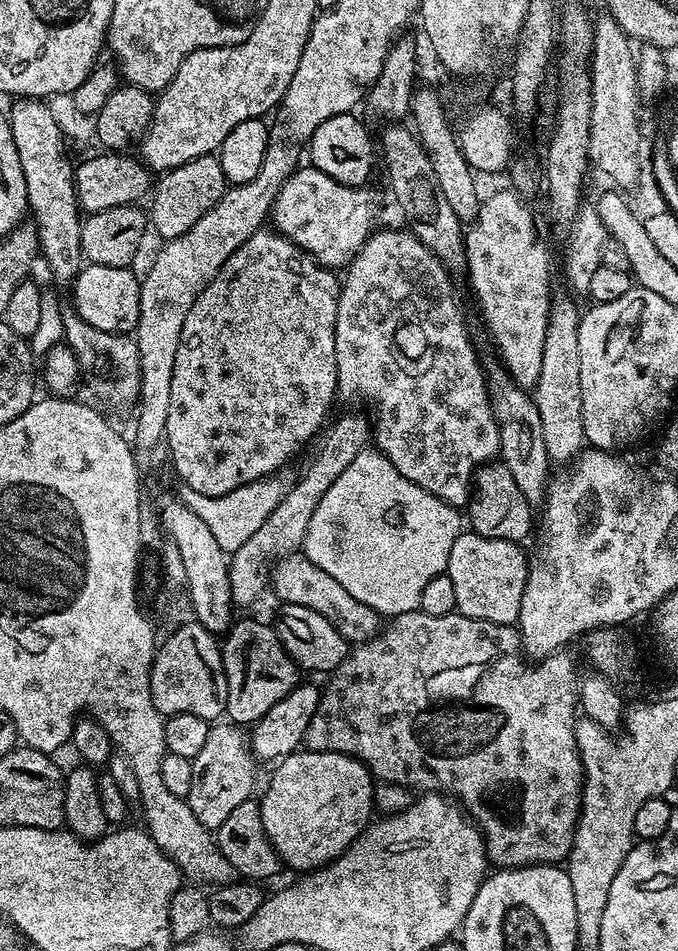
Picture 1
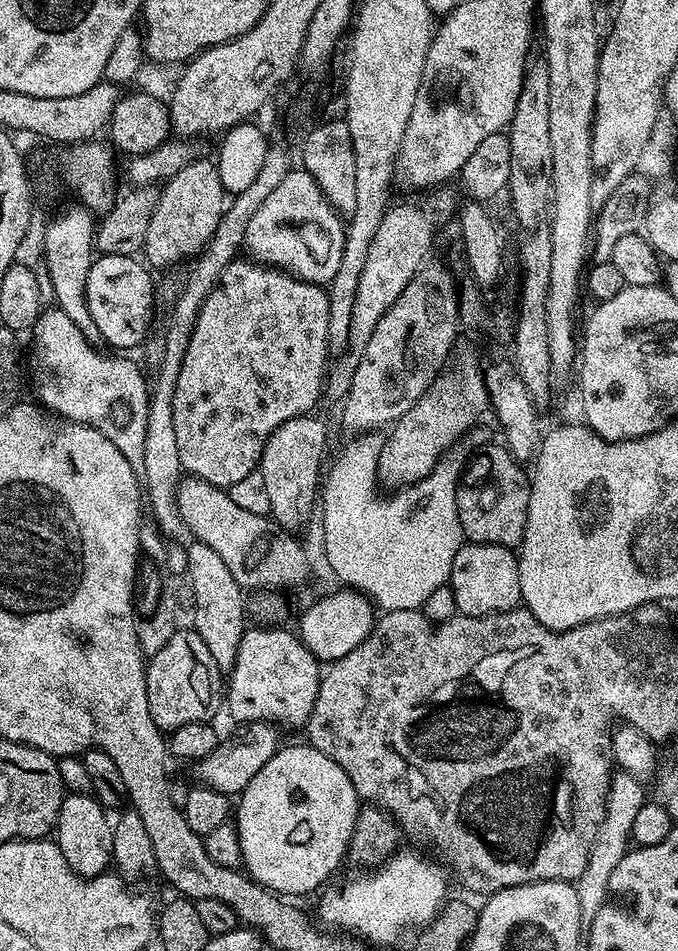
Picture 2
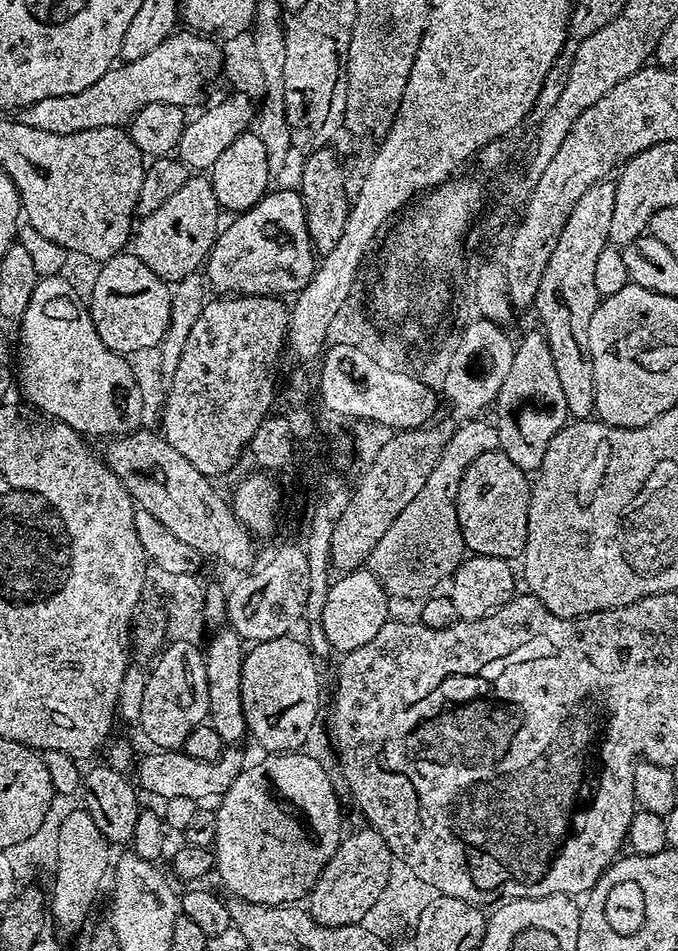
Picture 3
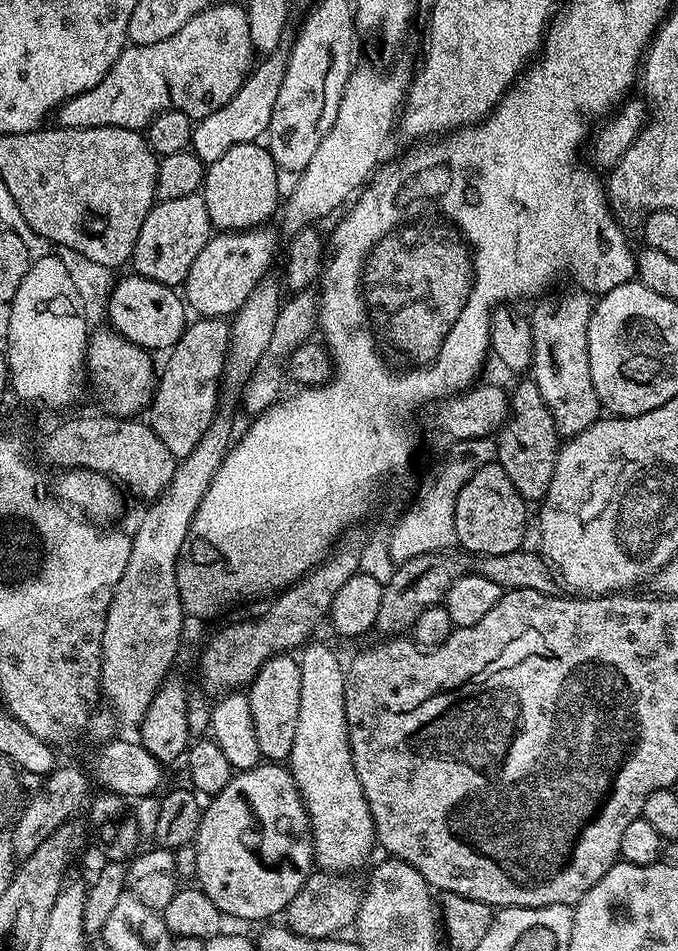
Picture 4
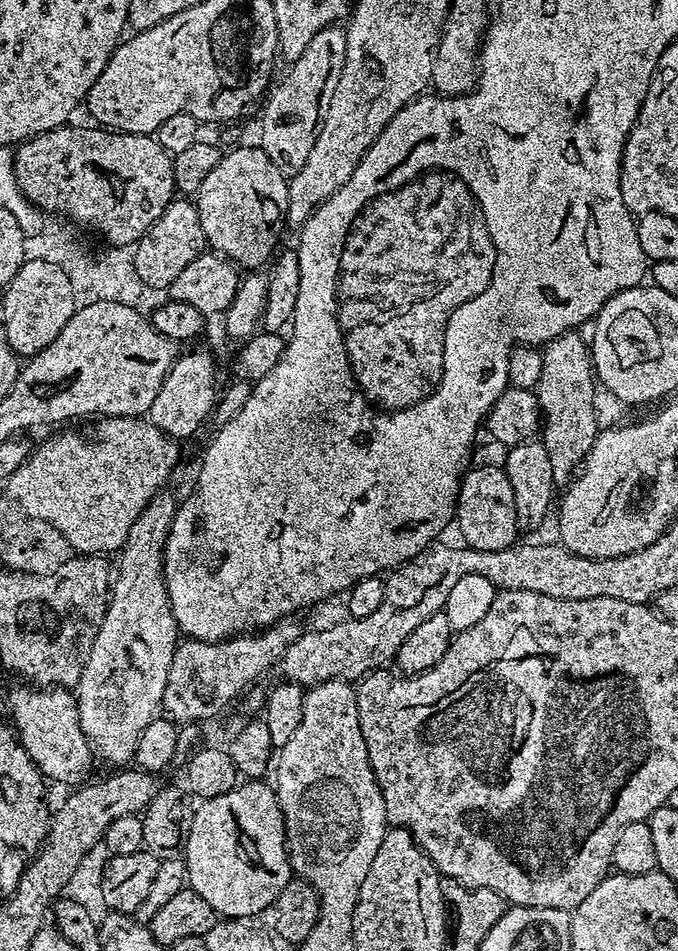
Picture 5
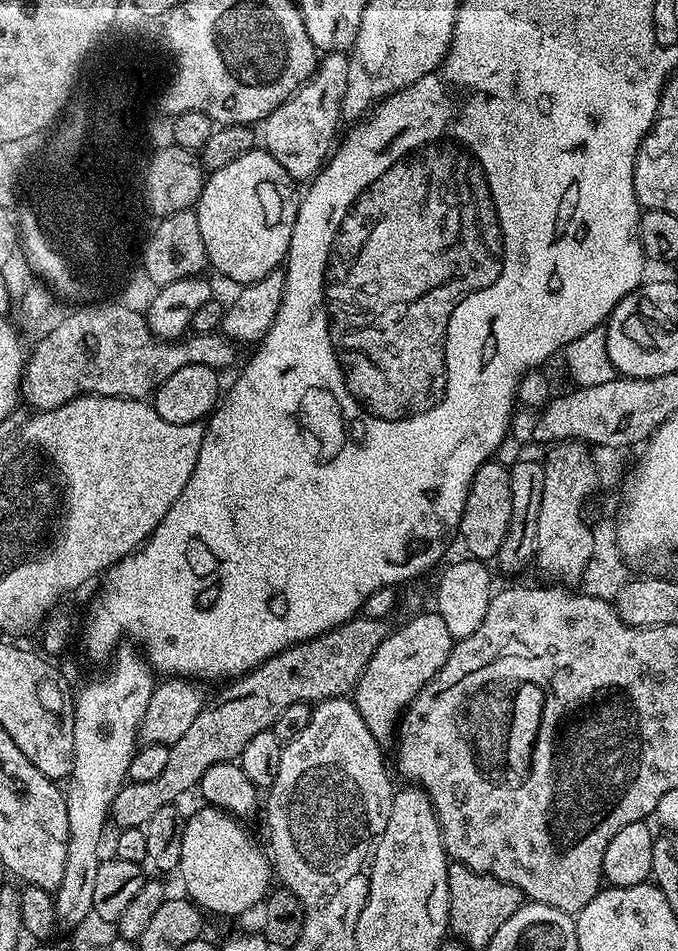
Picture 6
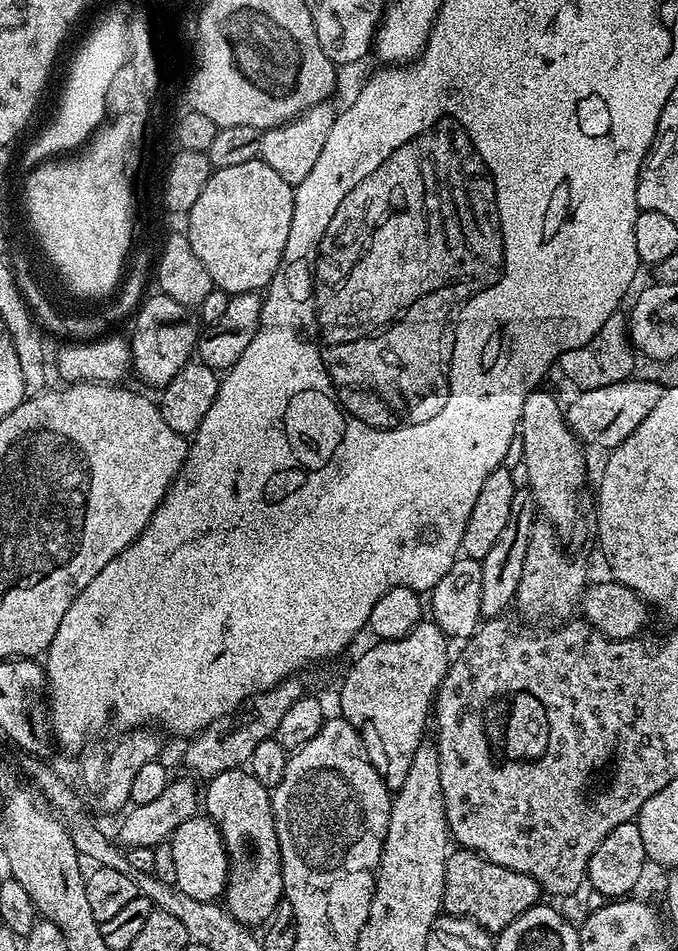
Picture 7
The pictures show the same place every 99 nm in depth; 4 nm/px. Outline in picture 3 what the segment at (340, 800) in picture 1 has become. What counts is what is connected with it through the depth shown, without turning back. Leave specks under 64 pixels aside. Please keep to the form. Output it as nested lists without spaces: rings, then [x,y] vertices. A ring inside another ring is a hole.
[[[301,750],[265,755],[265,760],[258,761],[253,768],[245,767],[234,786],[215,805],[214,872],[237,900],[247,904],[295,905],[311,892],[318,874],[336,853],[342,839],[340,800],[327,770],[306,753]]]

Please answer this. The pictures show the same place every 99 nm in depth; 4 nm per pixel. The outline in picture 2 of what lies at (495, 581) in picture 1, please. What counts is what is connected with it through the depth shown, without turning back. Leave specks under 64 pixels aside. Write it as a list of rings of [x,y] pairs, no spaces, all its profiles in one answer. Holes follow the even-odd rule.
[[[461,544],[458,554],[454,554],[450,587],[454,590],[459,615],[494,616],[498,612],[509,612],[521,603],[517,553],[493,544]]]

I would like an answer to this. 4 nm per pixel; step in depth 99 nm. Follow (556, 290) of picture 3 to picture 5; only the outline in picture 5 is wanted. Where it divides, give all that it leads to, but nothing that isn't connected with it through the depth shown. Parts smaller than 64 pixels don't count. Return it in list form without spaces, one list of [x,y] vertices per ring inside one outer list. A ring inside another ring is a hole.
[[[570,330],[566,334],[562,334],[558,338],[554,338],[548,344],[543,345],[542,348],[542,374],[538,378],[535,386],[536,402],[540,406],[540,415],[542,417],[542,443],[546,450],[547,457],[550,458],[551,469],[553,471],[553,478],[555,483],[560,486],[567,485],[569,481],[575,477],[578,469],[583,465],[584,459],[590,454],[590,450],[594,446],[596,437],[598,435],[598,427],[596,428],[596,388],[598,392],[598,381],[594,375],[592,366],[592,355],[590,353],[590,344],[587,339],[580,337],[581,333],[576,330]]]

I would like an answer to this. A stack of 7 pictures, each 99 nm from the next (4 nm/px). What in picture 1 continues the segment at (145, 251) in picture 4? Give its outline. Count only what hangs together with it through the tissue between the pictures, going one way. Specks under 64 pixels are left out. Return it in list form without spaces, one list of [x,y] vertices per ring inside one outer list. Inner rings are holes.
[[[215,155],[199,156],[177,168],[169,168],[155,181],[151,193],[150,224],[160,235],[161,241],[178,238],[178,234],[186,234],[210,206],[214,206],[222,198],[226,181],[222,174],[222,166]]]

